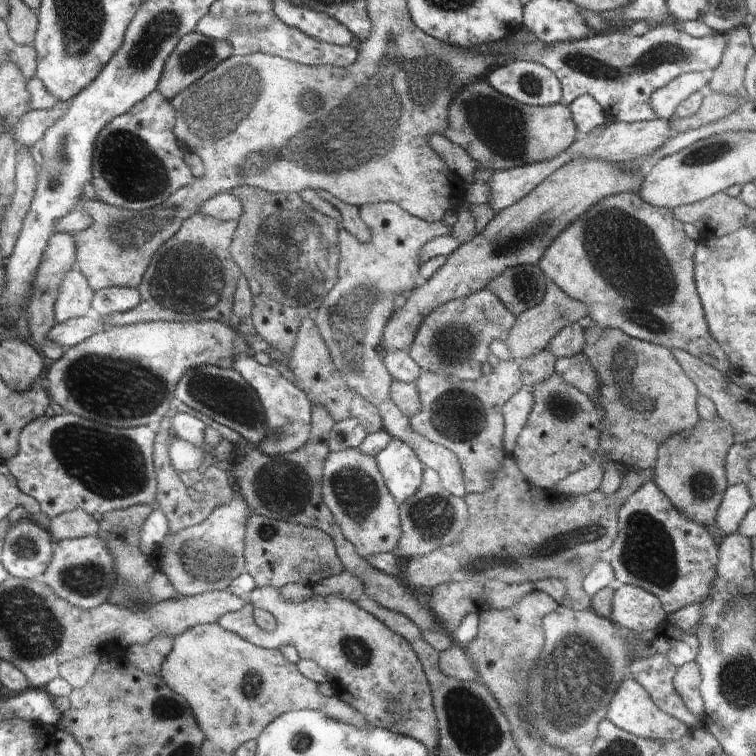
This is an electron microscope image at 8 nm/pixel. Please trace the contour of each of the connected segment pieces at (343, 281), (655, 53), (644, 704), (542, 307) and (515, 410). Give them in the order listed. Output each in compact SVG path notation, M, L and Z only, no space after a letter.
M388 201L362 205L359 213L370 227L371 237L368 241L362 242L340 227L337 238L337 281L328 291L322 308L319 307L314 312L315 323L325 340L335 367L343 374L347 387L378 407L382 428L394 438L411 446L426 468L437 471L445 488L454 496L462 497L463 470L456 455L449 448L417 433L412 428L409 418L391 399L389 390L394 378L384 366L381 346L382 331L396 309L397 298L401 294L410 293L423 281L419 275L419 268L424 245L430 242L430 239L450 235L452 227L446 225L444 220L436 223L426 222L402 210L398 204Z
M672 23L652 26L641 36L614 28L583 39L545 43L536 35L530 35L528 42L524 41L513 53L500 55L496 65L508 60L537 62L558 77L563 94L560 101L565 105L579 96L590 95L614 121L651 121L658 117L650 106L650 95L682 73L714 70L726 50L727 36L727 33L714 33L693 37Z
M625 678L616 689L610 704L607 706L606 719L626 732L652 740L680 740L690 728L681 720L667 715L651 699L649 692L634 678Z
M547 281L542 300L532 308L526 309L517 316L516 324L510 329L505 340L510 352L515 359L525 359L534 353L544 350L565 326L577 323L580 318L587 315L587 308L582 303L571 299L564 291L561 291L554 283Z
M527 387L520 389L510 400L506 401L503 408L505 420L505 433L503 434L503 445L505 452L514 455L516 441L520 431L524 428L527 416L533 405L533 396Z

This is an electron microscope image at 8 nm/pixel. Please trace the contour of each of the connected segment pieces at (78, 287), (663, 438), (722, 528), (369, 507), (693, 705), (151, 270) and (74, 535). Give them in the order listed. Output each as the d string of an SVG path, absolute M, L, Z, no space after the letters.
M78 268L68 272L54 303L55 321L64 323L74 317L84 317L90 310L93 294L94 290L85 273Z
M596 324L585 328L583 333L585 347L582 354L592 362L599 376L599 402L597 404L600 404L599 410L603 416L602 435L594 460L587 467L570 473L555 484L554 490L566 496L585 495L598 490L603 479L604 471L601 464L604 461L614 461L625 469L654 468L659 445L663 445L672 434L687 431L702 420L697 411L699 390L666 347L638 340L618 329L603 329Z
M747 483L729 484L715 516L714 526L717 530L717 536L713 537L715 543L720 544L726 535L736 533L739 530L739 522L753 507Z
M358 447L330 452L323 466L322 494L335 523L357 550L368 554L394 553L402 534L402 519L373 456L360 452Z
M694 661L677 667L673 678L673 685L680 698L684 701L686 708L698 718L702 728L702 716L705 706L700 690L701 672L698 663Z
M194 214L183 220L180 230L170 237L153 254L150 264L143 274L137 291L140 295L138 306L133 309L110 313L103 316L103 321L110 327L150 321L220 321L232 322L232 302L237 287L237 280L243 274L241 268L230 256L230 245L237 227L236 221L221 221L210 215Z
M82 509L62 513L51 521L50 532L54 538L79 539L94 537L99 531L99 522Z

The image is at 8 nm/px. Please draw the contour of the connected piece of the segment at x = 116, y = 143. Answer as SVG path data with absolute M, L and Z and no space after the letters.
M153 90L144 100L136 103L128 112L113 118L99 132L92 151L91 179L96 198L129 211L141 212L152 208L168 198L175 190L189 185L193 180L191 168L182 160L173 128L176 115L173 104L158 90Z

